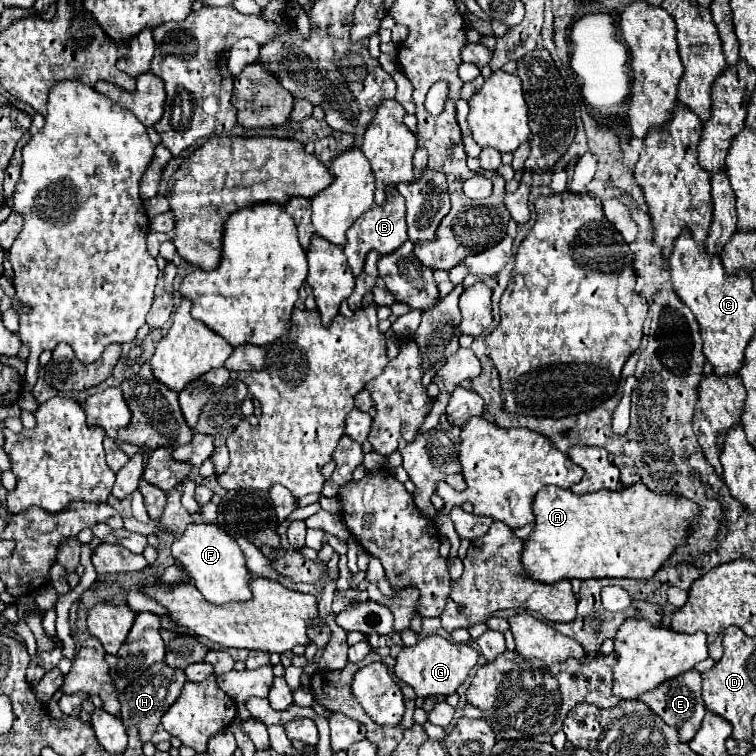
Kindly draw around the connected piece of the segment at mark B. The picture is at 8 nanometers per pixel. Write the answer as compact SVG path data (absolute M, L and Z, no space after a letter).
M392 187L392 191L386 191L386 203L382 207L372 205L370 211L366 211L360 219L354 221L354 225L346 233L348 241L344 245L344 253L348 257L348 263L352 267L354 277L362 273L366 255L370 251L378 251L380 255L388 255L394 249L398 249L408 237L406 237L406 205L402 201L402 195Z

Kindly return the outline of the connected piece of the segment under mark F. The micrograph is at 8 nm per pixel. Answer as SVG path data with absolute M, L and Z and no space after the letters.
M202 523L202 525L188 525L186 531L178 541L172 545L174 559L186 567L192 575L194 585L214 605L224 605L230 601L248 601L252 597L252 591L248 587L250 583L250 571L246 567L246 559L238 547L238 543L224 533L218 525Z

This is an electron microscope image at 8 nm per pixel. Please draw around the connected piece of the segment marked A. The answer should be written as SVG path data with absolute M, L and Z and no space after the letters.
M636 483L632 487L626 487L622 491L594 491L594 493L588 493L588 495L574 495L570 493L570 489L562 489L562 487L544 487L540 489L536 495L534 495L534 501L532 501L532 511L534 511L534 529L528 537L528 541L524 541L524 549L522 549L522 573L534 581L540 581L540 583L558 583L562 579L603 579L603 578L629 578L629 579L649 579L662 567L662 563L670 557L670 553L674 553L674 549L678 549L680 545L684 545L688 533L688 523L700 513L698 505L692 505L690 499L686 497L678 497L678 495L672 495L672 493L666 493L666 495L660 495L660 493L654 493L650 491L646 485L642 483Z

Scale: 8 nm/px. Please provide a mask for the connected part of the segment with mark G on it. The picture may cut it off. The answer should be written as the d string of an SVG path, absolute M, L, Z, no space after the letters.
M430 635L412 647L404 647L396 657L394 675L410 685L418 697L452 695L464 683L470 669L478 663L478 651L466 643L452 643L440 635Z

